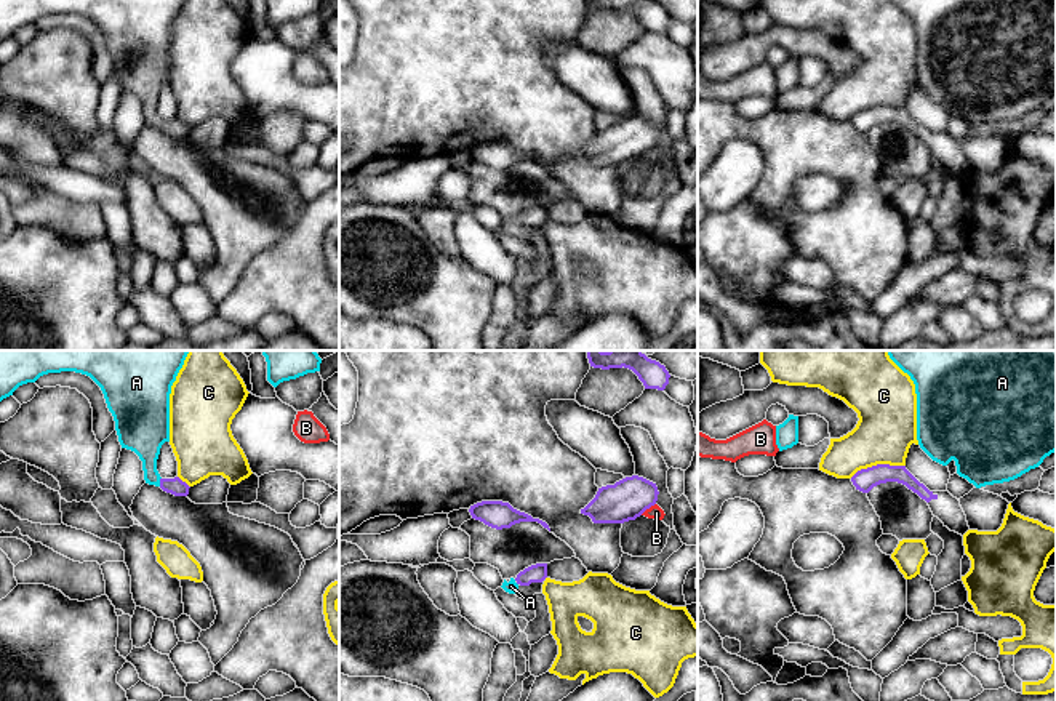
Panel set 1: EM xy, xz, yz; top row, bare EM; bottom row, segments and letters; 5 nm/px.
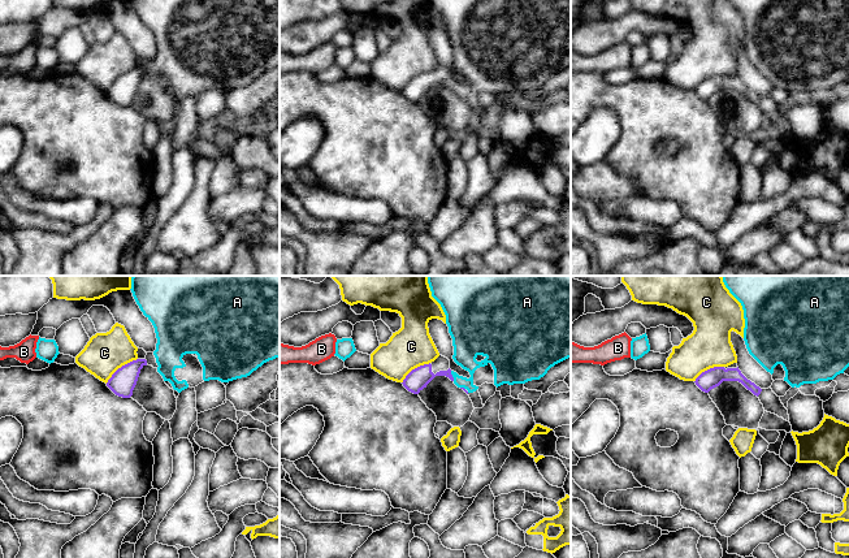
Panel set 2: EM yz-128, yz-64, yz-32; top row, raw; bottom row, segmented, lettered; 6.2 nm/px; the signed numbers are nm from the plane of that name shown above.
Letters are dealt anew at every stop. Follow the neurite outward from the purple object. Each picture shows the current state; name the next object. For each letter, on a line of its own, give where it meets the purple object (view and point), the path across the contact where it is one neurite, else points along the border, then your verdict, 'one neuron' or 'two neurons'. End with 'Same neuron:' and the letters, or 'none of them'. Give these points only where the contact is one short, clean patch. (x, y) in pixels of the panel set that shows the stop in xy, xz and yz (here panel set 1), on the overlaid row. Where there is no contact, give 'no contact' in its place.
A: contact xy (160, 482); way xy (176, 487), (160, 482), (151, 472), (144, 436); one neuron
B: contact xz (647, 508); two neurons
C: contact yz (877, 464); two neurons
Same neuron: A

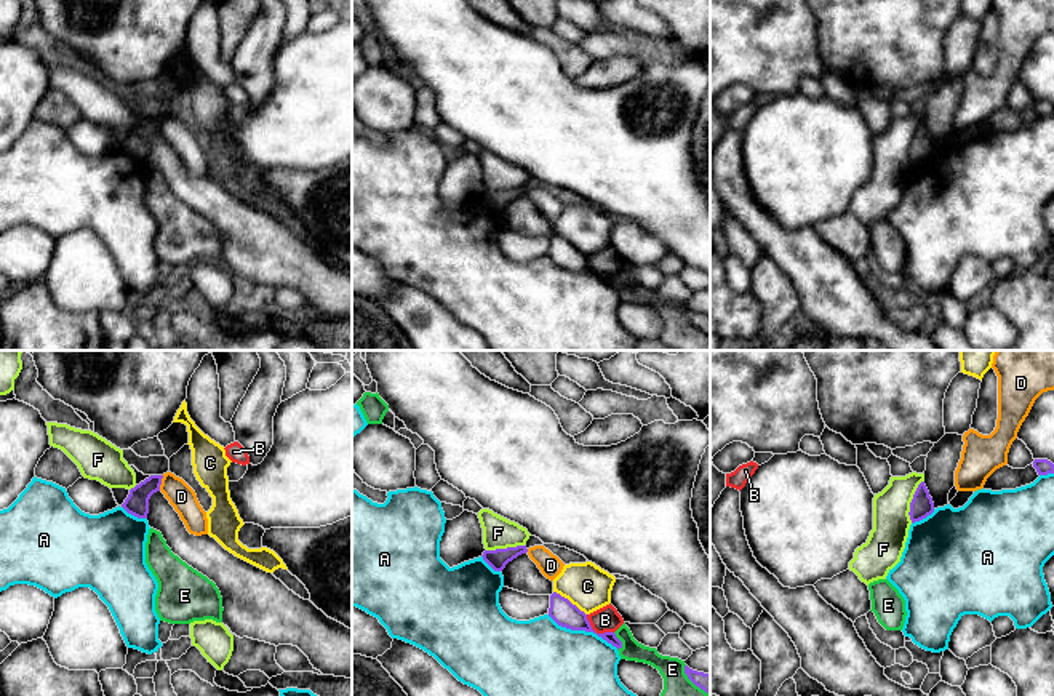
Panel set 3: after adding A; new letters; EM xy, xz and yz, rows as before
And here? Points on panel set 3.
A: contact xz (582, 629); two neurons
B: contact xz (595, 632); border xz (586, 615), (597, 632), (613, 632); two neurons
C: contact xz (568, 600); two neurons
D: contact xy (160, 484); two neurons
E: contact xz (621, 642); two neurons
F: contact yz (912, 501); two neurons
Same neuron: none of them

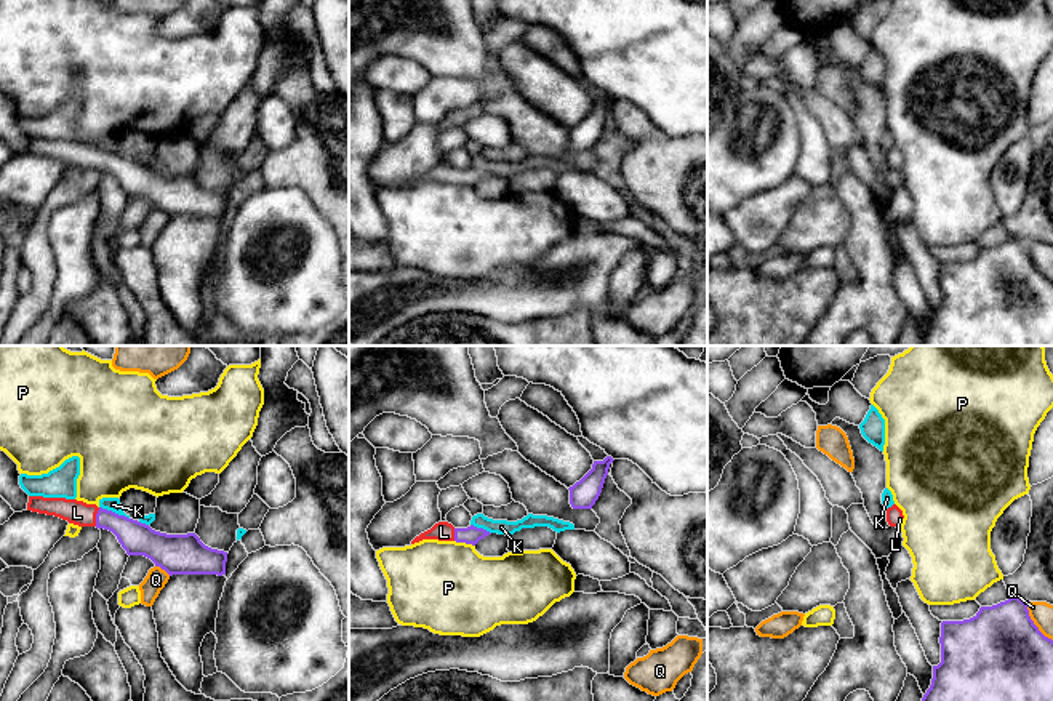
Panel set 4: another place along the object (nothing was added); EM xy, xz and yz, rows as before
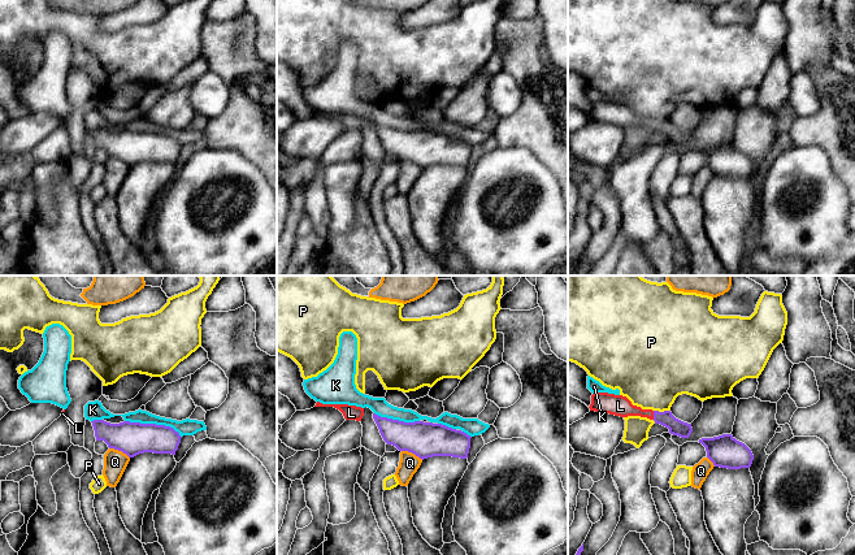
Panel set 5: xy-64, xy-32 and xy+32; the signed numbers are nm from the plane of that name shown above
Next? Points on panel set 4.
K: contact xy (114, 512); two neurons
L: contact xy (96, 517); way xy (136, 538), (120, 525), (96, 517), (77, 512); one neuron
P: contact xz (464, 541); two neurons
Q: contact yz (1032, 623); two neurons
Same neuron: L

